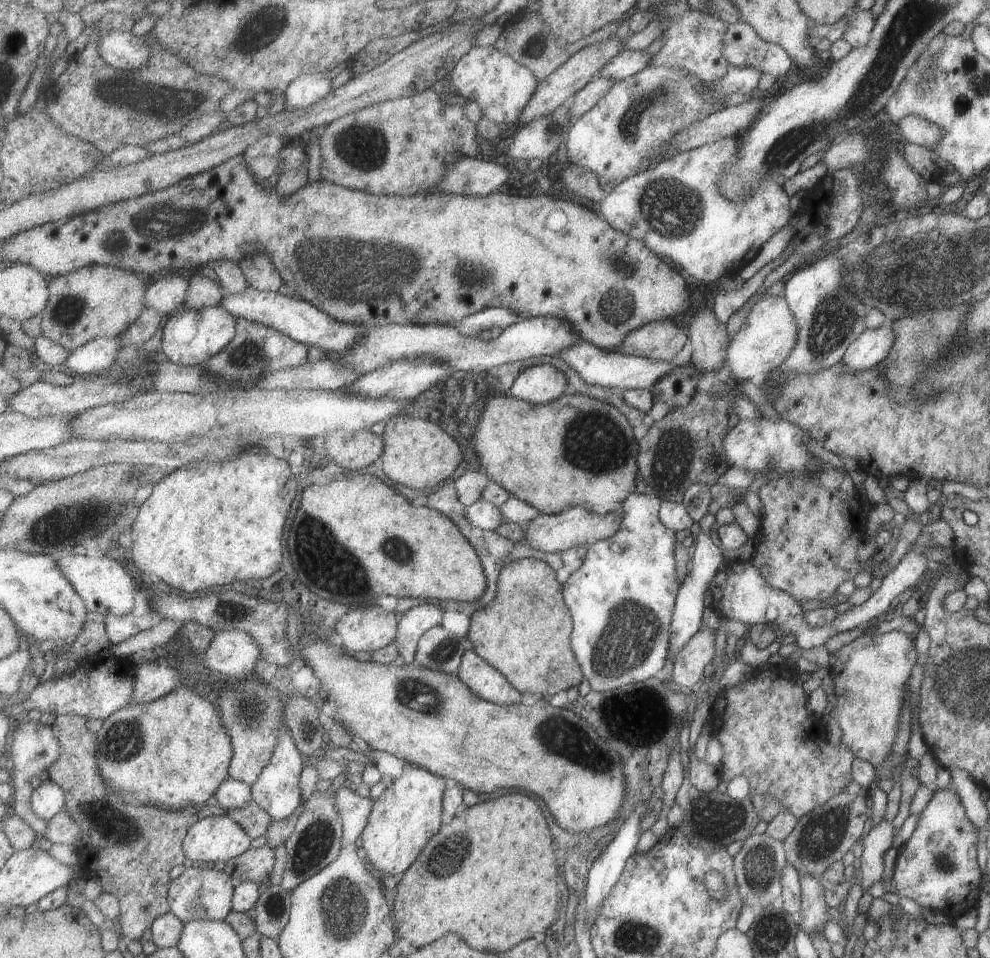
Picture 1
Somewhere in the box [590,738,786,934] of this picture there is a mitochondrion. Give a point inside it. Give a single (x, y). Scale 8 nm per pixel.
(761, 868)

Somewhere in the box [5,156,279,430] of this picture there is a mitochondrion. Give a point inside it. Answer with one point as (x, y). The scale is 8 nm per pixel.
(164, 218)

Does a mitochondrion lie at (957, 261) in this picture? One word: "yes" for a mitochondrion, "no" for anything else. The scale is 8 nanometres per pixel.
yes

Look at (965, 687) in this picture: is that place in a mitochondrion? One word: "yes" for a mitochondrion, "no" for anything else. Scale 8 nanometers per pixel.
yes

